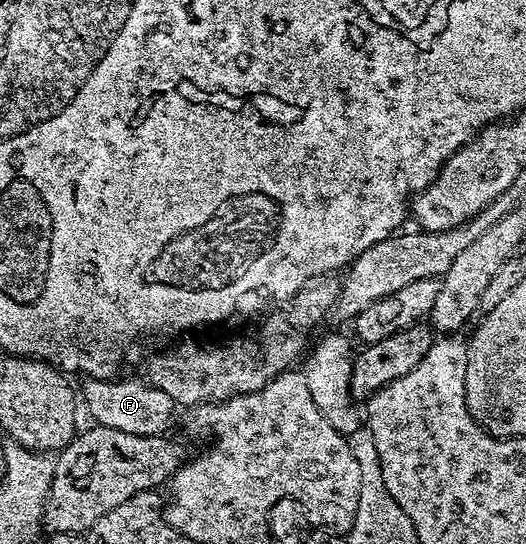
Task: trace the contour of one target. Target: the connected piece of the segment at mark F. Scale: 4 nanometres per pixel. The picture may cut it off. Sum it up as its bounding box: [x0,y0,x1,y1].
[81,379,177,437]

